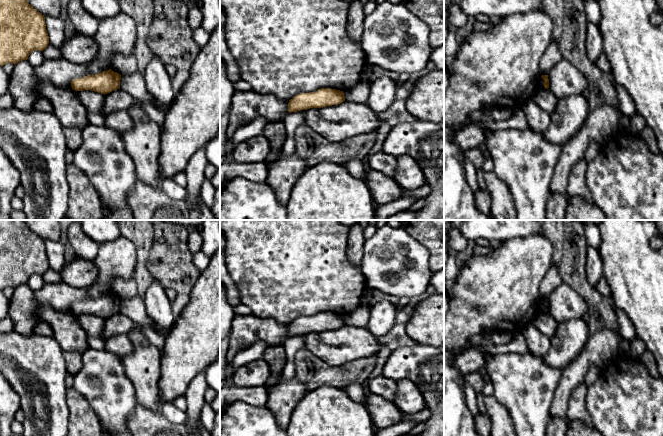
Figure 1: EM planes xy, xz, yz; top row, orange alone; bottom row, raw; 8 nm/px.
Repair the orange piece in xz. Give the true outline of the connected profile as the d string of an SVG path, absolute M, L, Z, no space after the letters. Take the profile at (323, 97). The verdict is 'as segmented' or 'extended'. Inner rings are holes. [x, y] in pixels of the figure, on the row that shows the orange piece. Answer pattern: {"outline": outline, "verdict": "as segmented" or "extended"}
{"outline": "M321 88L310 93L295 95L288 103L288 112L297 112L310 108L323 108L337 105L345 101L343 91L329 88Z", "verdict": "as segmented"}

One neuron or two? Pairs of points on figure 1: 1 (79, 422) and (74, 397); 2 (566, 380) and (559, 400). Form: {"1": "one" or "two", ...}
{"1": "one", "2": "one"}

